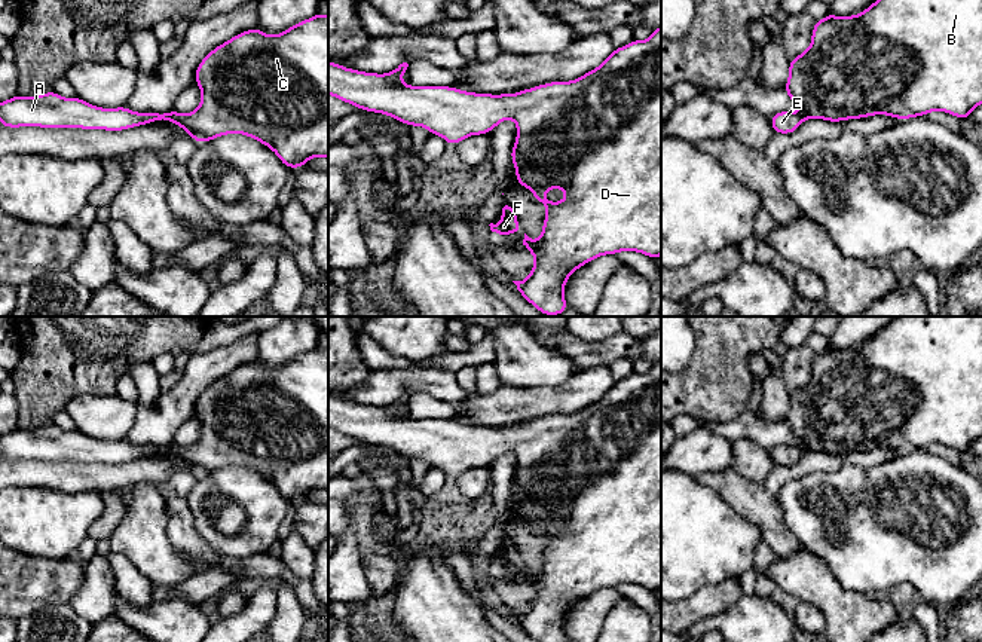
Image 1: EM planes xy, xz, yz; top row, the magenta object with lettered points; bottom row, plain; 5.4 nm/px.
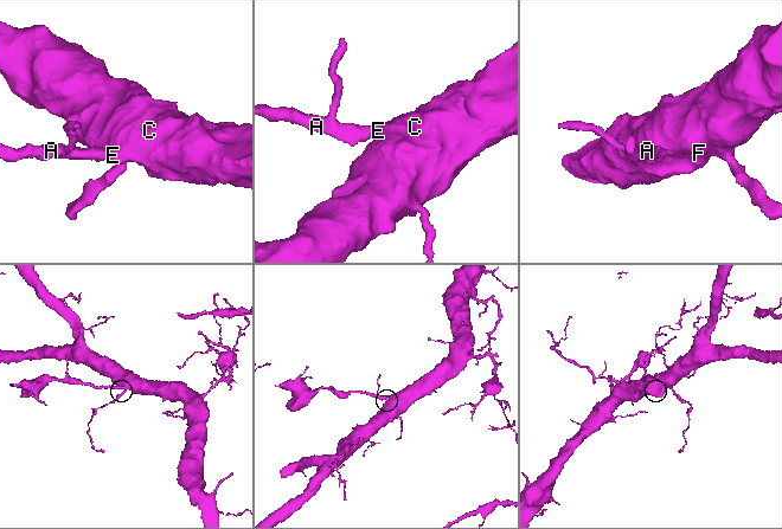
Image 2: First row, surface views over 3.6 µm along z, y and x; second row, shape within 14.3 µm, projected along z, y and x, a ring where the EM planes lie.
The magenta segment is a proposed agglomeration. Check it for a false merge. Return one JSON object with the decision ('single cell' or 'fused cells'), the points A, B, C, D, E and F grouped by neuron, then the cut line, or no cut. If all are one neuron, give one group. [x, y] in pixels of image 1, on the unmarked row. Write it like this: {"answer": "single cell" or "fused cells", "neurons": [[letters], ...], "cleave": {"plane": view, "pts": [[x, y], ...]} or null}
{"answer": "single cell", "neurons": [["A", "B", "C", "D", "E", "F"]], "cleave": null}

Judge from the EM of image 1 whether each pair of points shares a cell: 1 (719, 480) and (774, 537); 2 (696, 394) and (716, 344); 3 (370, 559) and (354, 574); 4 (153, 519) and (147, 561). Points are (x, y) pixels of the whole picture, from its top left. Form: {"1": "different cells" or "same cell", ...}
{"1": "same cell", "2": "same cell", "3": "different cells", "4": "same cell"}

